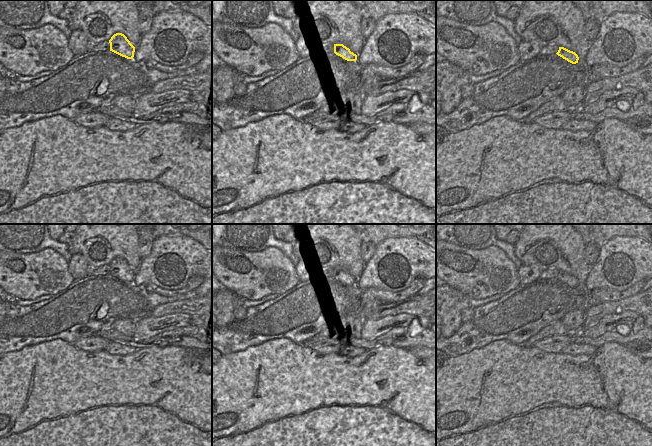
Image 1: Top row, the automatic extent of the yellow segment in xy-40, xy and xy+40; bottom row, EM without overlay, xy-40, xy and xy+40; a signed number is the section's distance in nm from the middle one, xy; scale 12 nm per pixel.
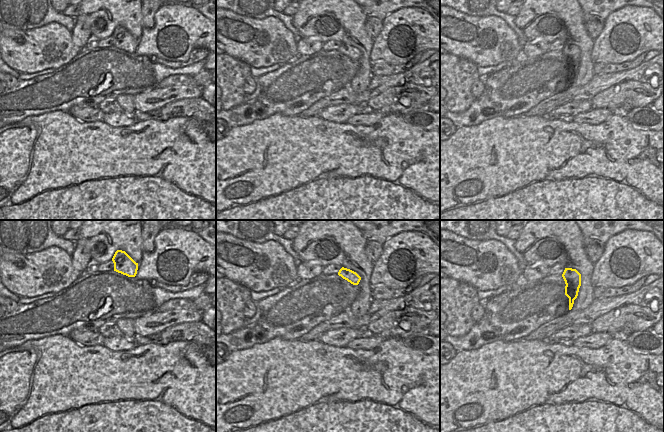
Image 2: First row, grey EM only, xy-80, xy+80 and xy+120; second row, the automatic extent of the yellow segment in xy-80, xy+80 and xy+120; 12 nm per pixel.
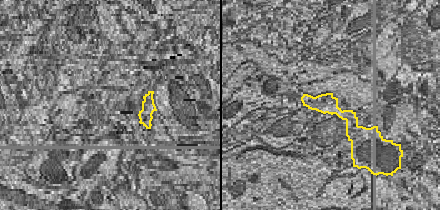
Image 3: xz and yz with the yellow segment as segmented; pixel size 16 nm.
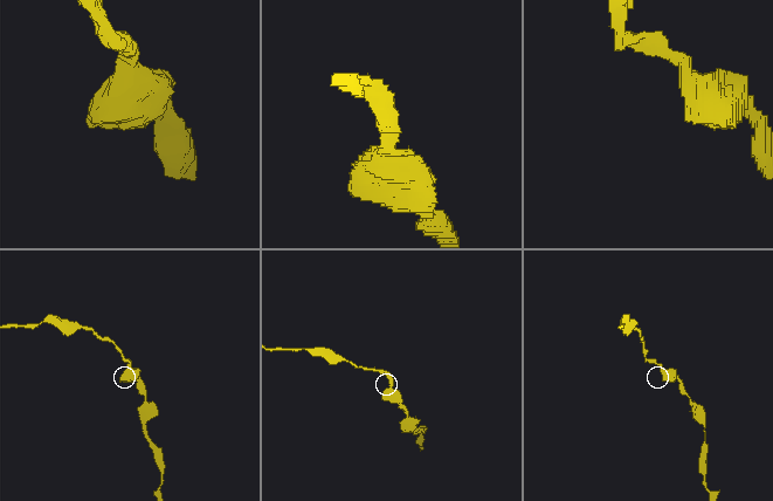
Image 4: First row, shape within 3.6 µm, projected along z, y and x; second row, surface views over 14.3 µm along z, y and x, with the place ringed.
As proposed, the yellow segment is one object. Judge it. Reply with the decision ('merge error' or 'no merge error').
no merge error

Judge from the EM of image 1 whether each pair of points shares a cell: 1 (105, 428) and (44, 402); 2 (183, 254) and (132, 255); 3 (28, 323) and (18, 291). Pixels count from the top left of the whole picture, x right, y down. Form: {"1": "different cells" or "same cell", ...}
{"1": "same cell", "2": "different cells", "3": "different cells"}

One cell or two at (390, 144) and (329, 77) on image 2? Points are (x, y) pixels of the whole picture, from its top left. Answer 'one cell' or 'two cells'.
two cells

